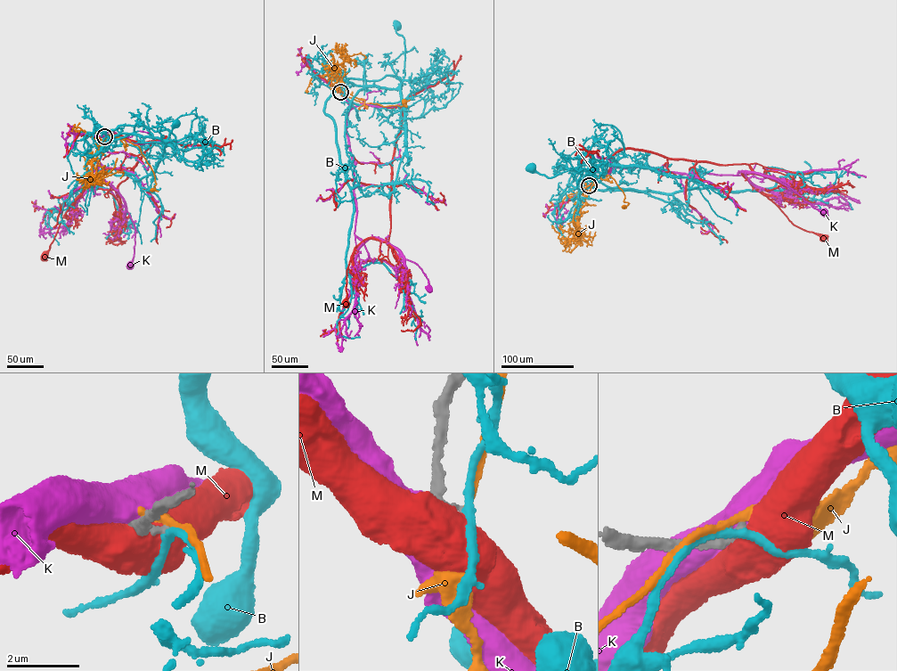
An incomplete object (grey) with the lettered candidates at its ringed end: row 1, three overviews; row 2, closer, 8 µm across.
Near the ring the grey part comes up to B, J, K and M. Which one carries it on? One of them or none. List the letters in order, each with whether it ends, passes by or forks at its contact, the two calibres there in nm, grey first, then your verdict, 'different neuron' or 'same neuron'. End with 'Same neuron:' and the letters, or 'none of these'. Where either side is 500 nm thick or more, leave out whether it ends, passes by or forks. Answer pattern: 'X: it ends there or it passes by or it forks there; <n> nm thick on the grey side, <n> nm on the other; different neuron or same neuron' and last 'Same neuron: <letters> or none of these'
B: it passes by; 300 nm thick on the grey side, 240 nm on the other; different neuron
J: it passes by; 360 nm thick on the grey side, 190 nm on the other; different neuron
K: 360 nm thick on the grey side, 800 nm on the other; different neuron
M: 360 nm thick on the grey side, 850 nm on the other; different neuron
Same neuron: none of these

